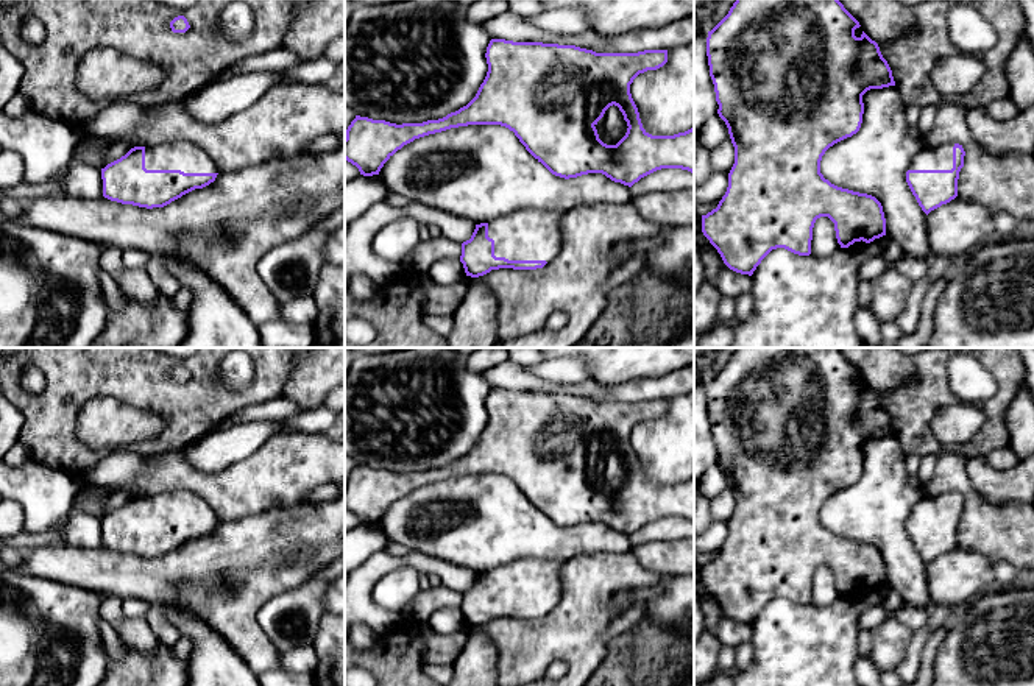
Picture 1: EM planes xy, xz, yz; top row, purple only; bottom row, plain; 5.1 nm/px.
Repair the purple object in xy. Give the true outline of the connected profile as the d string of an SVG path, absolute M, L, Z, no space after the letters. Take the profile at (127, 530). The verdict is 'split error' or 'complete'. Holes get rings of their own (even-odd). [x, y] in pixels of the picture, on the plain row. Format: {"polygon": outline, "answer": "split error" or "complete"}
{"polygon": "M165 491L134 496L101 518L103 546L139 557L164 557L215 530L220 519L197 494Z", "answer": "split error"}

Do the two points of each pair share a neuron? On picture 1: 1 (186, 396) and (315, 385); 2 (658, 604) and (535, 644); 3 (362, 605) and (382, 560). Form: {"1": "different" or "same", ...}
{"1": "different", "2": "different", "3": "same"}

